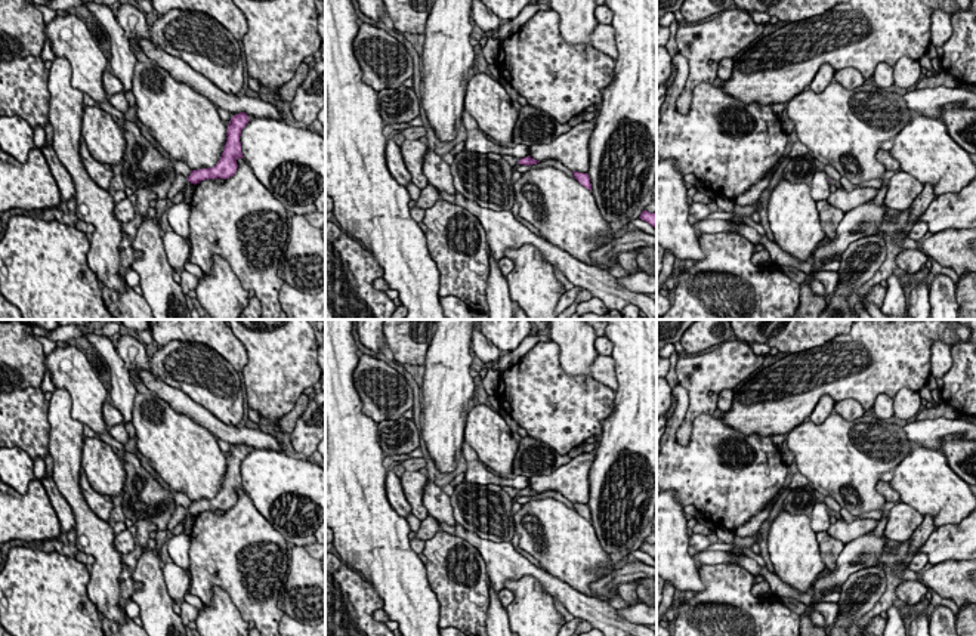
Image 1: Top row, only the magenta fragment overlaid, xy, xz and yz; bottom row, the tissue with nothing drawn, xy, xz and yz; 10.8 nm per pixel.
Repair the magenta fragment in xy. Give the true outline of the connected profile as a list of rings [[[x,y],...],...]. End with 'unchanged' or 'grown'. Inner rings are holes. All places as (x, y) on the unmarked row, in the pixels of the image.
[[[245,444],[235,445],[229,453],[226,463],[226,475],[217,495],[210,500],[191,501],[188,513],[197,516],[206,510],[228,510],[234,507],[238,500],[237,491],[244,490],[241,484],[240,467],[241,461],[245,459],[248,453],[250,451]]]; unchanged

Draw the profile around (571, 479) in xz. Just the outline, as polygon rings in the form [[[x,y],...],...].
[[[584,453],[550,475],[529,478],[529,488],[537,493],[558,491],[571,503],[587,504],[590,495],[589,473],[594,454]]]

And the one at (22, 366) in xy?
[[[19,319],[0,321],[0,392],[41,386],[46,355],[25,328]]]

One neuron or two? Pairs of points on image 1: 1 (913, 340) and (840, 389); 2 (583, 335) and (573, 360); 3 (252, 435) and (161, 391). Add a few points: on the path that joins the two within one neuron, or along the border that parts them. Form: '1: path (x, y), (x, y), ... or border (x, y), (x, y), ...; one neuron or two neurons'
1: path (895, 343), (867, 371), (858, 376); one neuron
2: path (577, 340), (577, 354); one neuron
3: path (229, 434), (218, 429), (184, 404); one neuron

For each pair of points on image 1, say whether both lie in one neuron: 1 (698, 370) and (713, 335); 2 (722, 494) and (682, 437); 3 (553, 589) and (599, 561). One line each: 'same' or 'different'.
1: different
2: different
3: different

